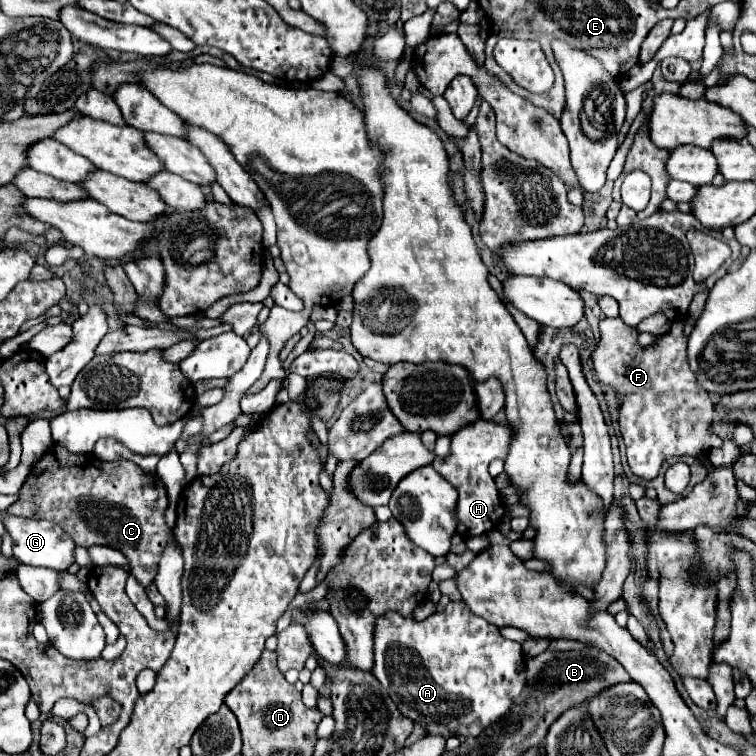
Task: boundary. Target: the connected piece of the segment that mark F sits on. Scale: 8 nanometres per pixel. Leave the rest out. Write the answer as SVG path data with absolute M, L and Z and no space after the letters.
M604 318L600 322L600 342L592 350L594 372L600 384L606 384L616 390L618 424L620 424L622 440L626 444L626 458L630 470L638 478L654 480L660 472L662 462L674 456L692 456L706 466L708 474L714 470L714 466L708 462L708 450L722 444L722 438L716 436L712 430L714 402L710 394L696 384L694 372L686 362L686 344L688 344L688 336L684 334L682 320L674 320L670 332L660 336L652 346L640 346L638 330L626 326L622 318Z

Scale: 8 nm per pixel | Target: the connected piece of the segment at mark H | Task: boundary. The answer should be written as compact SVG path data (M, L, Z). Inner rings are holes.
M476 420L462 426L458 432L450 436L450 454L444 460L434 460L432 466L438 474L444 476L458 490L456 502L456 522L458 532L462 536L478 536L496 528L500 518L504 516L504 506L500 502L500 492L494 484L494 478L488 474L488 464L494 458L506 458L510 444L510 428L498 426L494 422Z

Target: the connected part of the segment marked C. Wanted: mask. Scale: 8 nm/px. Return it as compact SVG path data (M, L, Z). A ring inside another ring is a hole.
M52 444L50 450L44 452L42 458L32 464L30 474L26 476L20 488L20 498L8 508L8 512L14 516L56 522L66 534L70 534L70 538L74 538L76 546L90 548L94 544L100 544L120 550L130 562L132 576L144 588L148 588L154 582L154 574L158 572L158 558L162 558L166 542L170 542L170 538L174 536L172 528L164 522L166 506L166 488L160 478L142 472L134 462L102 462L94 458L94 454L70 454L64 446Z

